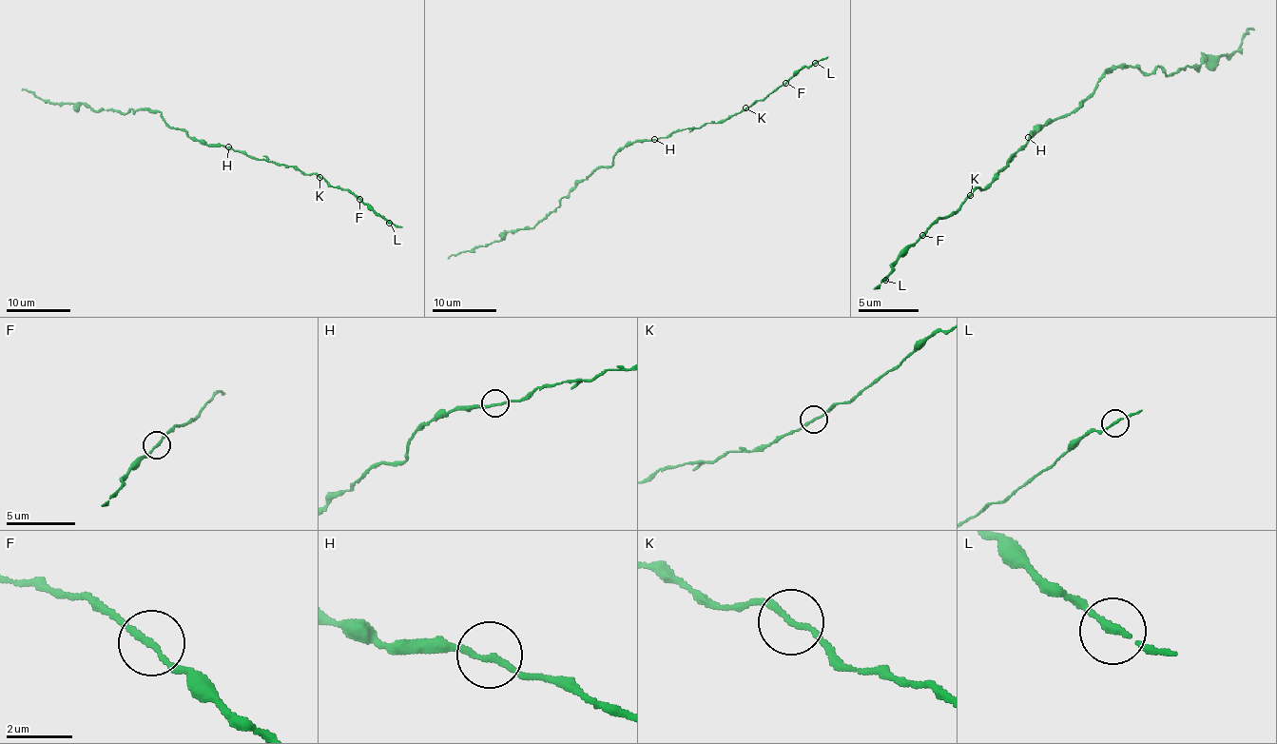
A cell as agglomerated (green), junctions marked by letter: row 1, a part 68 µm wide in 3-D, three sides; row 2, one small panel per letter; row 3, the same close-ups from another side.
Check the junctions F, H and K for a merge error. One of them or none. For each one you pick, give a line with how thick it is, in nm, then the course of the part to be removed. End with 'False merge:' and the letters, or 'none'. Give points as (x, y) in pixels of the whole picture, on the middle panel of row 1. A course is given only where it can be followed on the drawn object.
False merge: none

